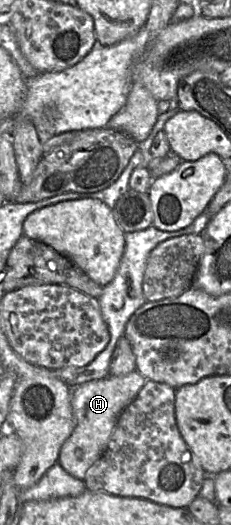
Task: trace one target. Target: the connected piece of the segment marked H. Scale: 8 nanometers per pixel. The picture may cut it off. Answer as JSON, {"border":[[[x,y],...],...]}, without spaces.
{"border":[[[134,370],[125,376],[108,375],[72,388],[71,406],[74,429],[61,447],[58,464],[72,476],[84,480],[88,470],[107,448],[122,411],[135,399],[147,380]]]}

